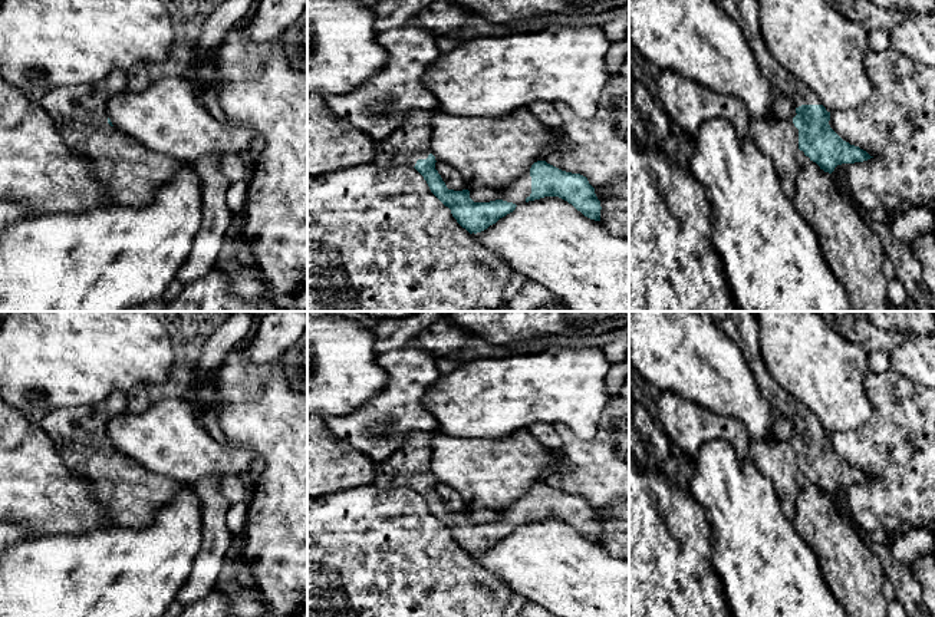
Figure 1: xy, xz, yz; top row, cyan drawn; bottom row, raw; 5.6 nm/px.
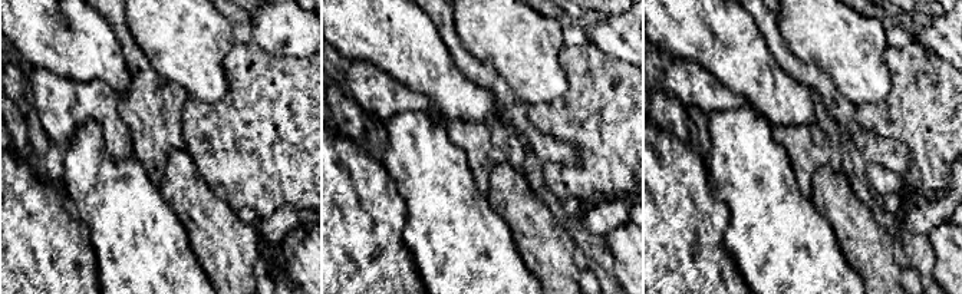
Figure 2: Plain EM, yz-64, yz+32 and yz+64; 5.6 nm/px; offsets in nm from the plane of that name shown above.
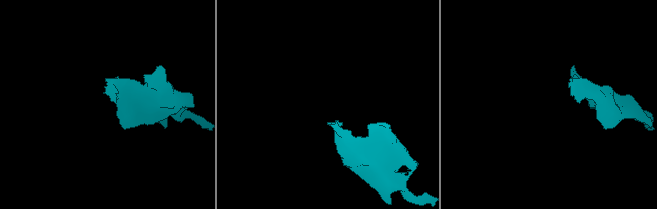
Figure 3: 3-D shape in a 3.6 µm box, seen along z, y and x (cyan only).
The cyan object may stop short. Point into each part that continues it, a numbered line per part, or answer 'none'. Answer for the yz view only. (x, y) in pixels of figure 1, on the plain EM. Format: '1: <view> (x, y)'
1: yz (779, 461)

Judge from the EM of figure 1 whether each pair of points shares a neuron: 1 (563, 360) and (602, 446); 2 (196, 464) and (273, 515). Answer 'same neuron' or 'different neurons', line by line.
1: different neurons
2: different neurons

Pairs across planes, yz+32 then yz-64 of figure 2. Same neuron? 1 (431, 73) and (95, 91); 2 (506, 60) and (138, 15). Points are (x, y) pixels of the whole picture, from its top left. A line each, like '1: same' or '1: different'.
1: different
2: same

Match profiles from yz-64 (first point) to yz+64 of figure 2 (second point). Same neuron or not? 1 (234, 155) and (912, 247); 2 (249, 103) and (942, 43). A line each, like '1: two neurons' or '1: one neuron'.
1: two neurons
2: two neurons

